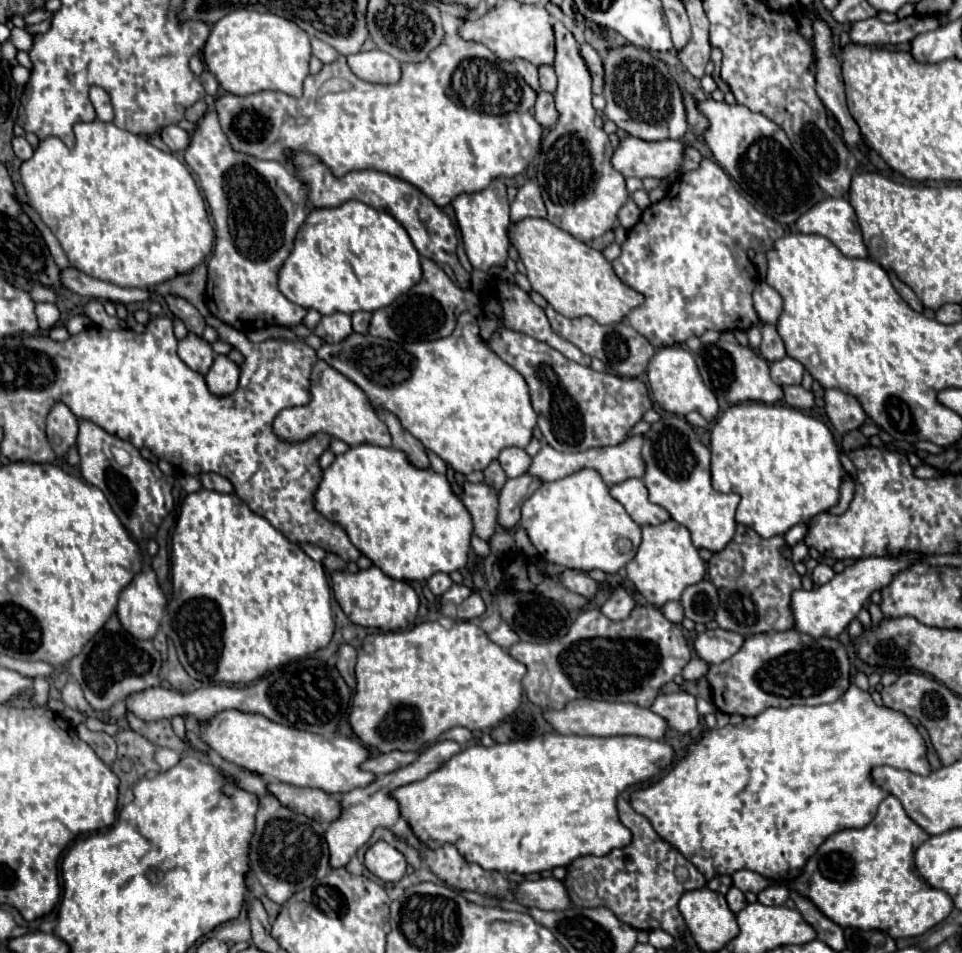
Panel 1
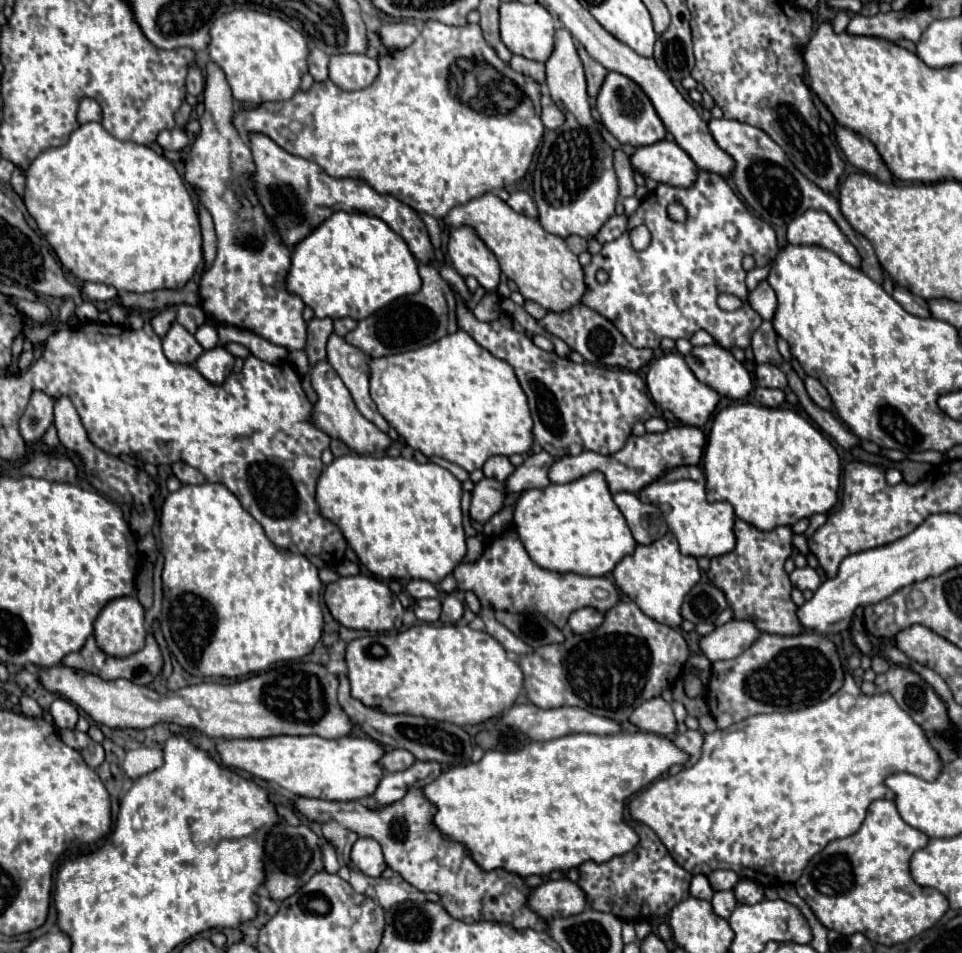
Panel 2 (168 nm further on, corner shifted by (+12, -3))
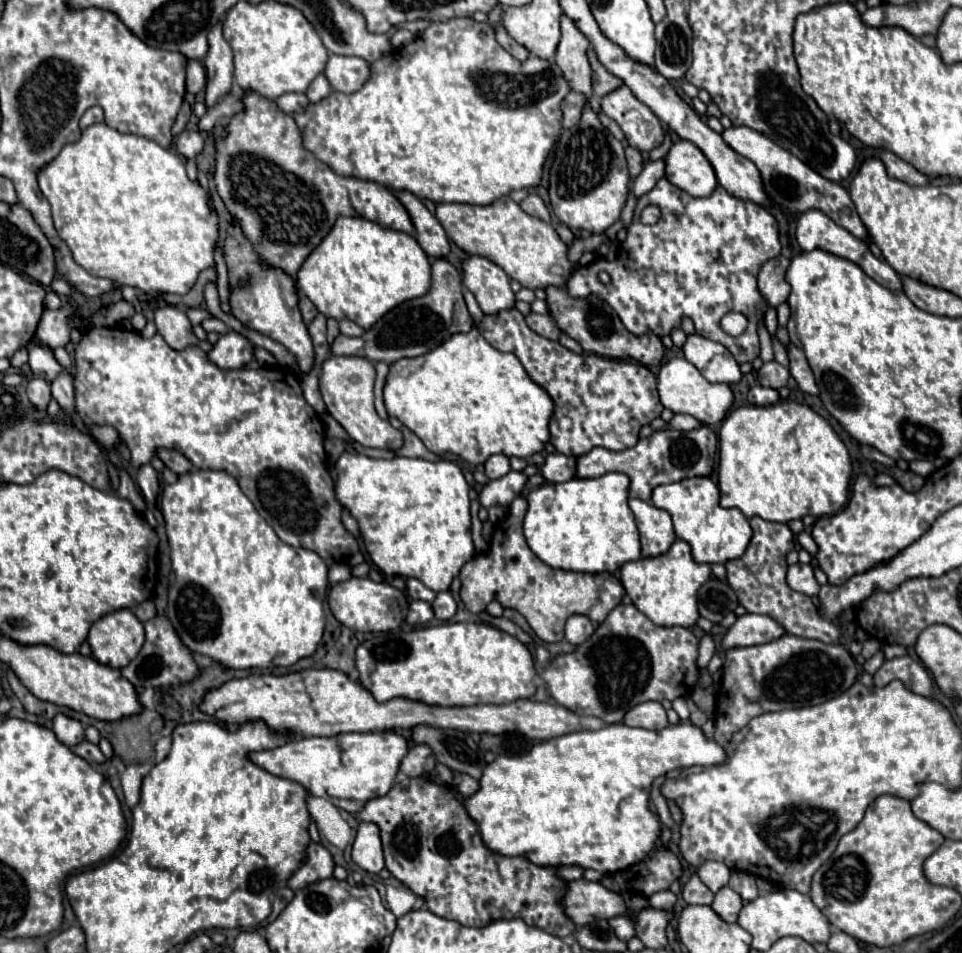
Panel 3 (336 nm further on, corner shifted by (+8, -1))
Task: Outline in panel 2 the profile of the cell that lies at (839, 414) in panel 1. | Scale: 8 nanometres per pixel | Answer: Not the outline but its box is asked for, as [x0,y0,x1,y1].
[804,376,832,410]

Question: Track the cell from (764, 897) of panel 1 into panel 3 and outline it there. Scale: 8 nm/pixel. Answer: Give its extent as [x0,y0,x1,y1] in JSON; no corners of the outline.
[728,872,760,902]

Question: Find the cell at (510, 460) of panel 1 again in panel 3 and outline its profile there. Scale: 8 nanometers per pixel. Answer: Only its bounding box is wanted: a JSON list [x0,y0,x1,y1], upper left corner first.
[484,454,512,480]

